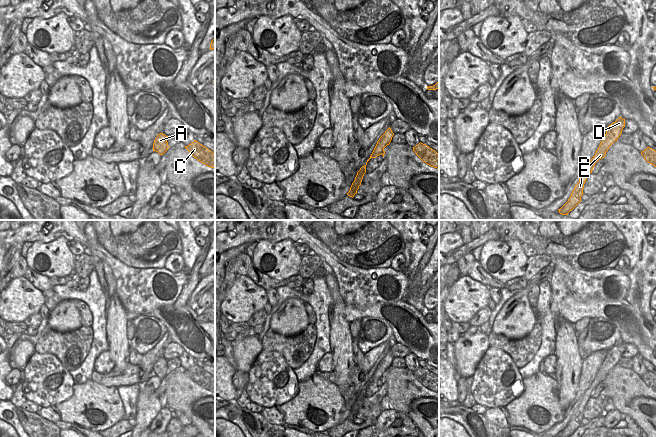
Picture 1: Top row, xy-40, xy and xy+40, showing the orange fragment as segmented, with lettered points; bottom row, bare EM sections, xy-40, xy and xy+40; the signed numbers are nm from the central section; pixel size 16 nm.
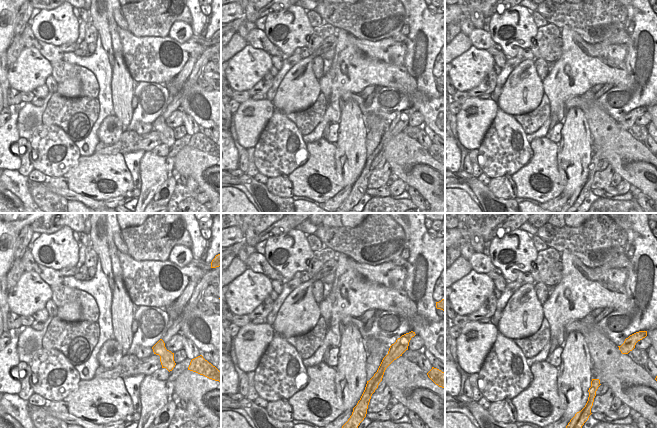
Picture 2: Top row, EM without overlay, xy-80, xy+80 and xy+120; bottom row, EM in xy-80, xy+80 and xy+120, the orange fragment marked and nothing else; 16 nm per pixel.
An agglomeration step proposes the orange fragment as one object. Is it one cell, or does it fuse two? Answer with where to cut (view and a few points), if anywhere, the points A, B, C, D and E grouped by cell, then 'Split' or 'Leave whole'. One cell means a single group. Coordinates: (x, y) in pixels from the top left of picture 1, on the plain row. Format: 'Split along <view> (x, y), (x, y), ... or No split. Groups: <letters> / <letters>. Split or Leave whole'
Split along xy (383, 373), (381, 377). Groups: A C / B D E. Split.

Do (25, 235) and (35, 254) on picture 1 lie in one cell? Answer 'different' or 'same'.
different

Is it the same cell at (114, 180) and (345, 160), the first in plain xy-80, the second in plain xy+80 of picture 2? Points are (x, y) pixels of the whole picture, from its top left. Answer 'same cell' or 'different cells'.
different cells

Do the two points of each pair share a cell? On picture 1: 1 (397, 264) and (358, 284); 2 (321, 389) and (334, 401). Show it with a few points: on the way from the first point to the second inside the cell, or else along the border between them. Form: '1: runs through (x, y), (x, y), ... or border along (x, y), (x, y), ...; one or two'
1: border along (390, 266), (402, 272); two
2: runs through (324, 392), (331, 399); one

